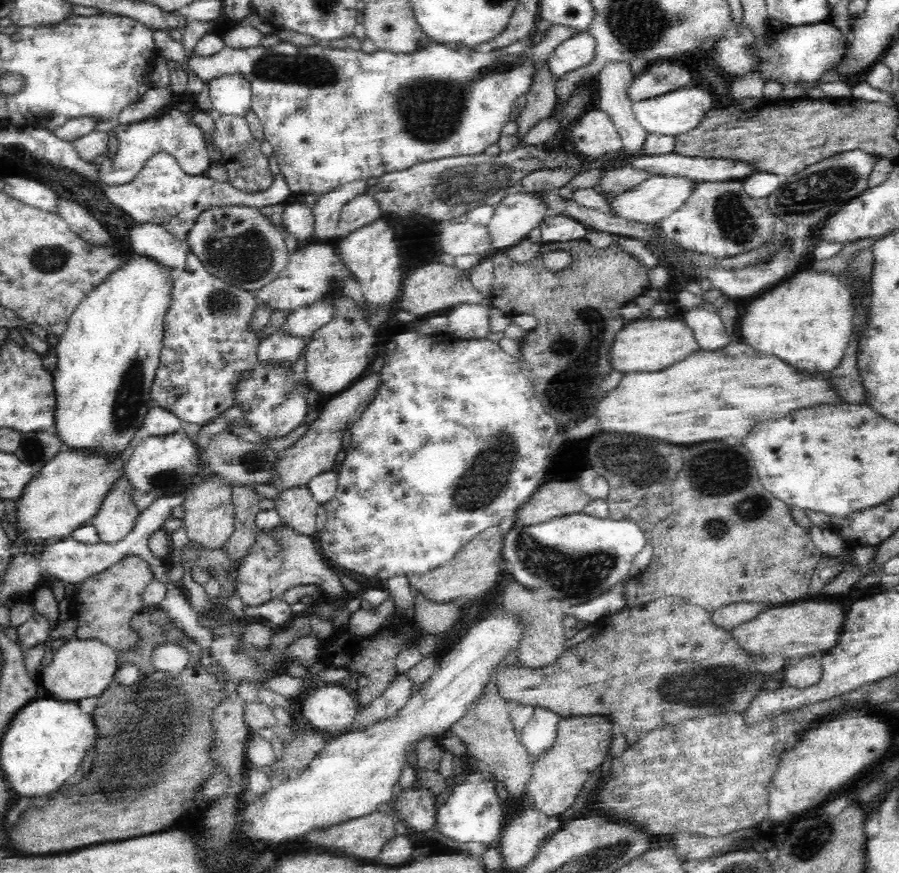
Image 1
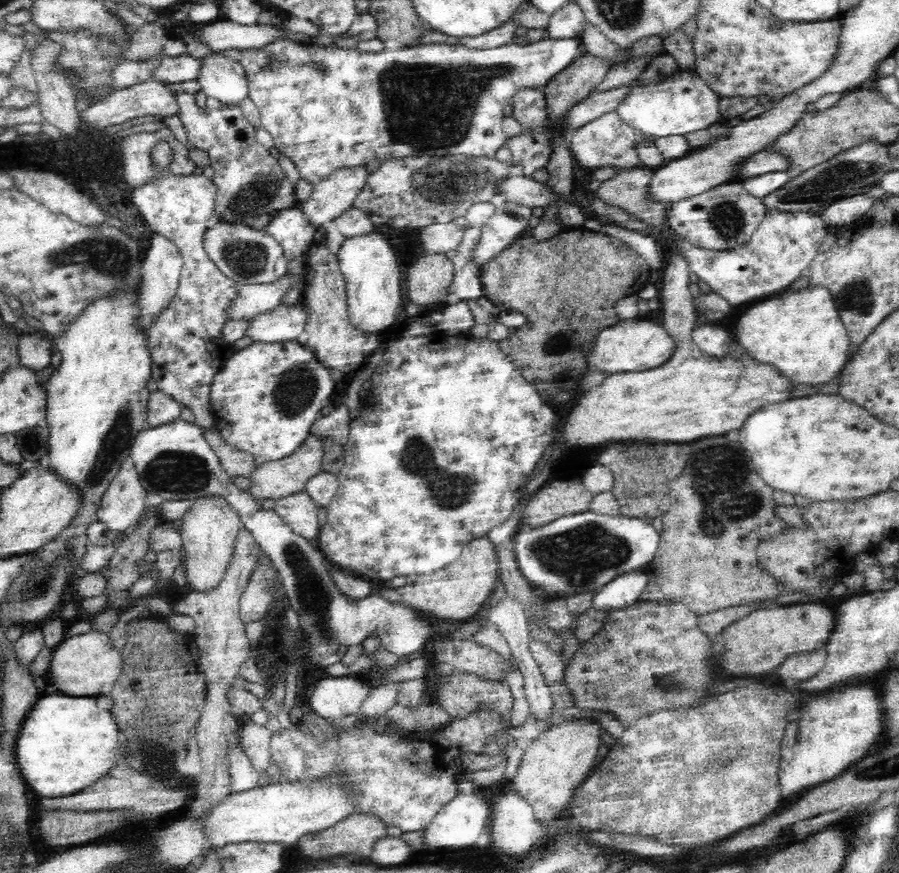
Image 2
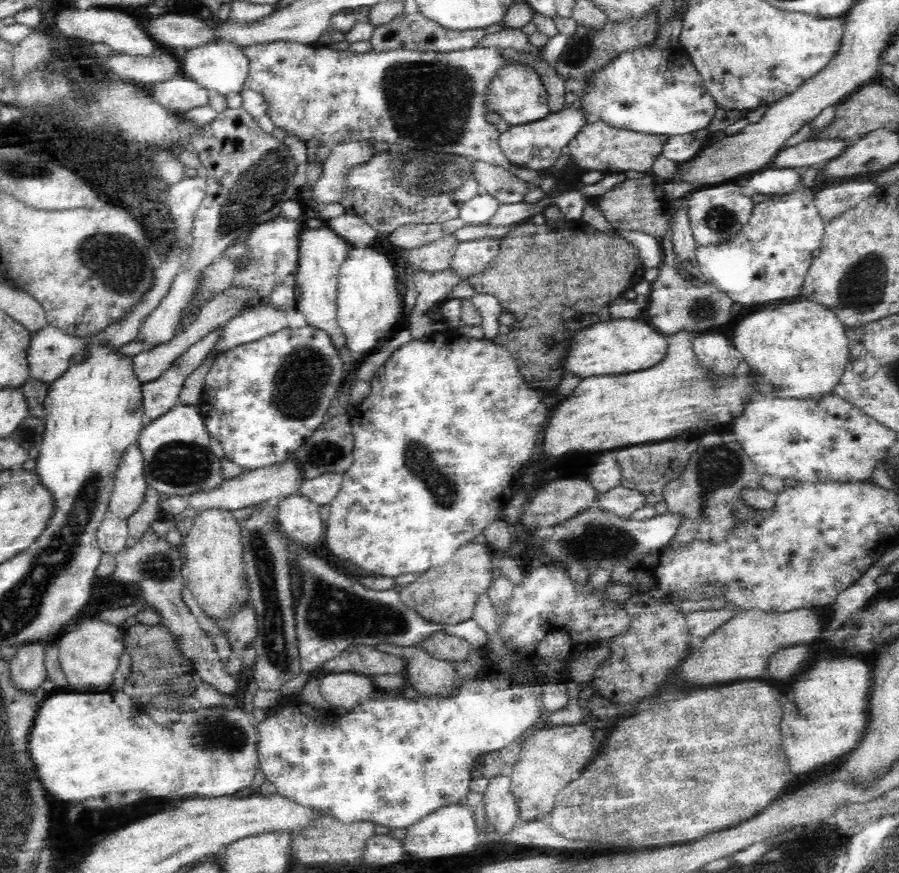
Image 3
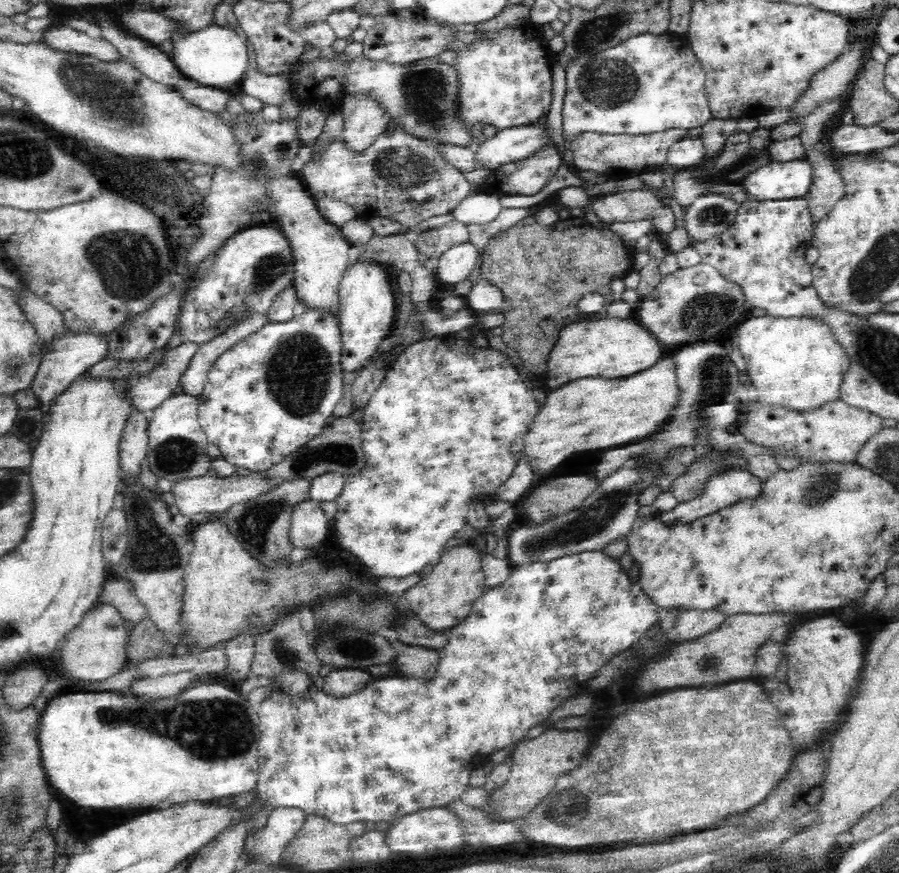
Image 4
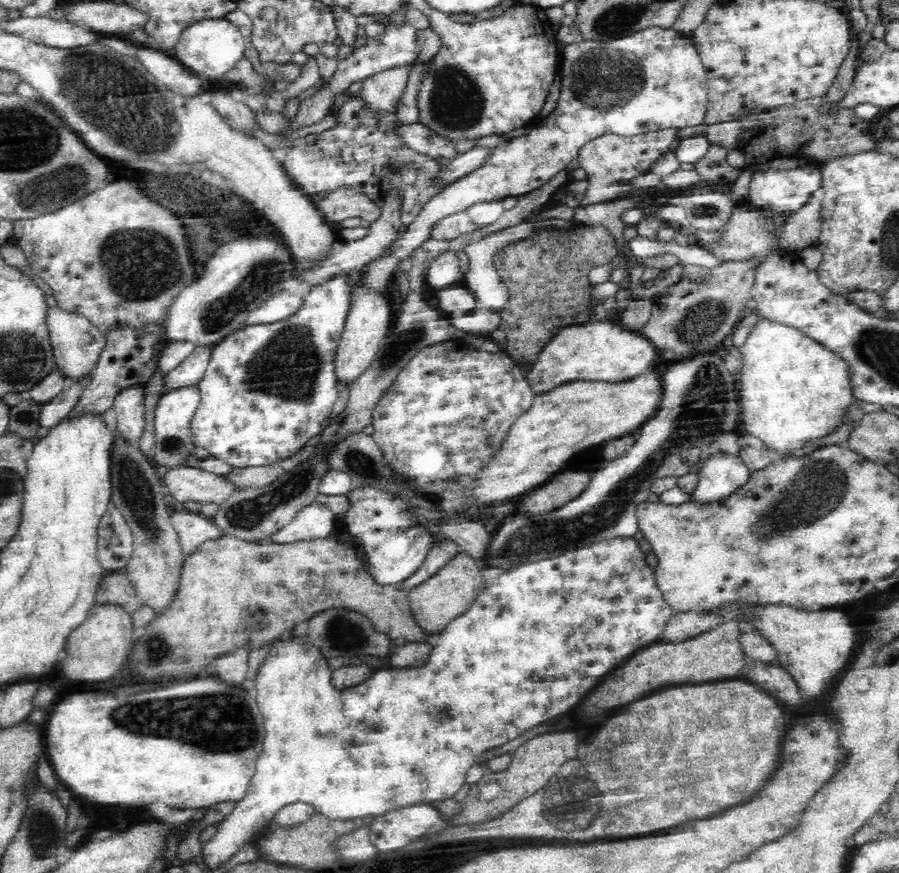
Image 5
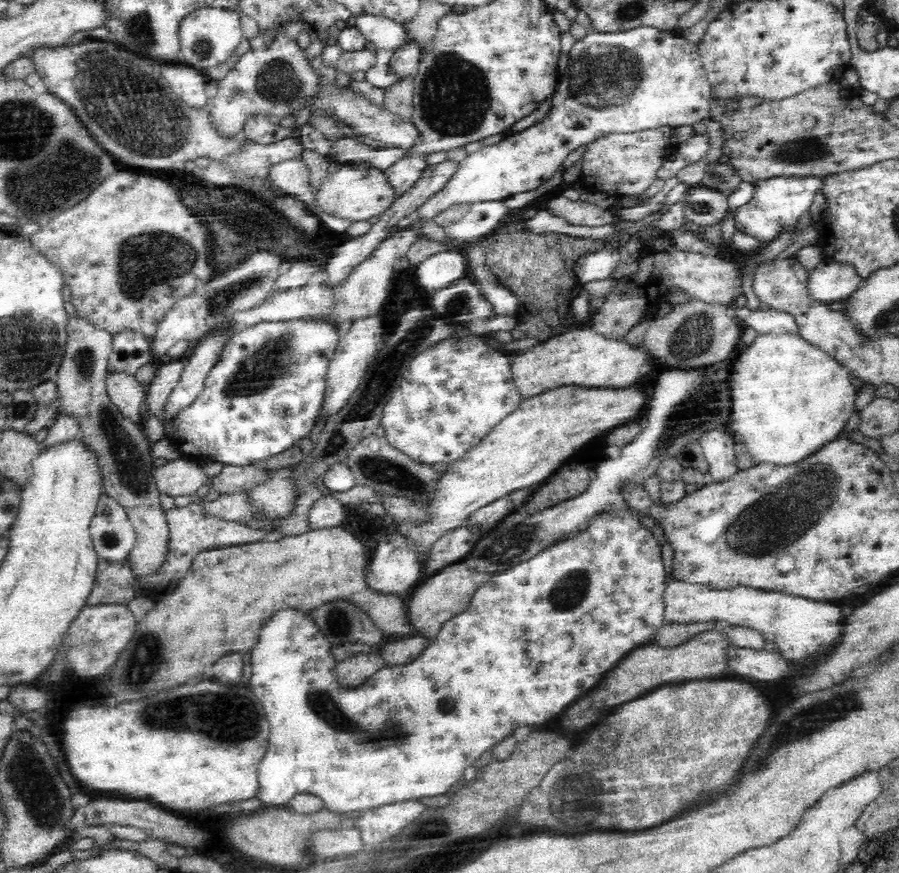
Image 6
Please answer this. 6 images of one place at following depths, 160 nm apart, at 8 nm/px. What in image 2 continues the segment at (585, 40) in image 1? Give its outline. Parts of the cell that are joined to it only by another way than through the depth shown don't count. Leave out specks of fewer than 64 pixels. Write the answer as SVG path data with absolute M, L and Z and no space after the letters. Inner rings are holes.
M558 38L558 39L540 39L536 44L518 45L510 43L506 46L490 47L486 50L474 50L466 48L464 45L454 44L422 44L412 47L399 47L398 49L383 49L381 52L366 52L356 48L340 48L334 44L319 46L316 44L297 43L291 39L282 39L281 41L274 41L266 44L259 49L230 49L221 54L230 55L244 67L249 80L249 97L250 100L258 107L261 116L261 126L266 128L274 139L274 146L280 151L282 156L287 156L296 165L300 178L310 182L314 185L320 179L326 178L330 175L336 167L343 165L355 166L368 164L372 160L380 160L382 158L394 158L394 156L412 155L412 154L428 154L434 156L448 156L448 155L466 155L469 157L486 157L495 158L496 151L508 144L508 148L512 151L513 160L518 164L518 172L524 176L531 177L533 172L544 168L551 153L551 145L556 138L556 131L572 132L574 129L584 126L584 123L590 122L598 118L601 114L614 111L615 106L623 98L623 88L618 87L606 91L593 91L588 98L580 100L576 106L570 108L566 112L566 116L560 122L560 128L553 128L553 126L543 126L542 128L522 129L519 136L508 138L502 131L502 120L504 120L504 108L510 103L510 98L515 94L518 87L540 87L544 88L545 84L550 82L550 78L554 78L554 74L558 73L564 67L568 66L576 55L582 50L582 42L580 38ZM188 53L176 57L162 56L151 78L158 82L168 81L174 84L197 80L200 65L201 59L194 58Z

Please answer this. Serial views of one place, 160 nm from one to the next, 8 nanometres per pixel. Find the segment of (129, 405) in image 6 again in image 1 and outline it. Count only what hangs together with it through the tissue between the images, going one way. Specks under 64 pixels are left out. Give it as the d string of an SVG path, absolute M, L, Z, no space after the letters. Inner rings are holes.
M118 476L112 488L103 496L98 512L90 520L100 542L120 542L137 522L140 509L134 501L134 486L126 476Z

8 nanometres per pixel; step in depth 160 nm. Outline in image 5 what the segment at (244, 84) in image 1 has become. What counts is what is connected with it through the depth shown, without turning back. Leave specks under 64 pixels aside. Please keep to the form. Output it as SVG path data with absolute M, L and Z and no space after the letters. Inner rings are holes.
M225 17L198 19L184 28L171 56L192 74L202 77L205 83L209 83L222 79L238 61L245 60L244 50L248 41L240 29Z

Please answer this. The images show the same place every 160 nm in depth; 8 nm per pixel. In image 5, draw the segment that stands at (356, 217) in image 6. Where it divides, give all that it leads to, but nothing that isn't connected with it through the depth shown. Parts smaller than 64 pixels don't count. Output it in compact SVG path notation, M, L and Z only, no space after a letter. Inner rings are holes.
M336 187L324 198L315 198L314 203L331 224L356 216L373 223L381 216L381 207L375 204L374 197L358 187Z

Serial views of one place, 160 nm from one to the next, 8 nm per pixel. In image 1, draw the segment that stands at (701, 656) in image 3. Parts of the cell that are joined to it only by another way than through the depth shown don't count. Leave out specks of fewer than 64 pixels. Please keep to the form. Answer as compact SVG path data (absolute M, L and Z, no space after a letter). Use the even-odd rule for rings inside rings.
M824 599L810 602L792 602L768 607L756 618L730 630L732 638L743 652L766 658L777 654L786 662L804 657L820 656L838 644L846 619L844 604L826 602Z

